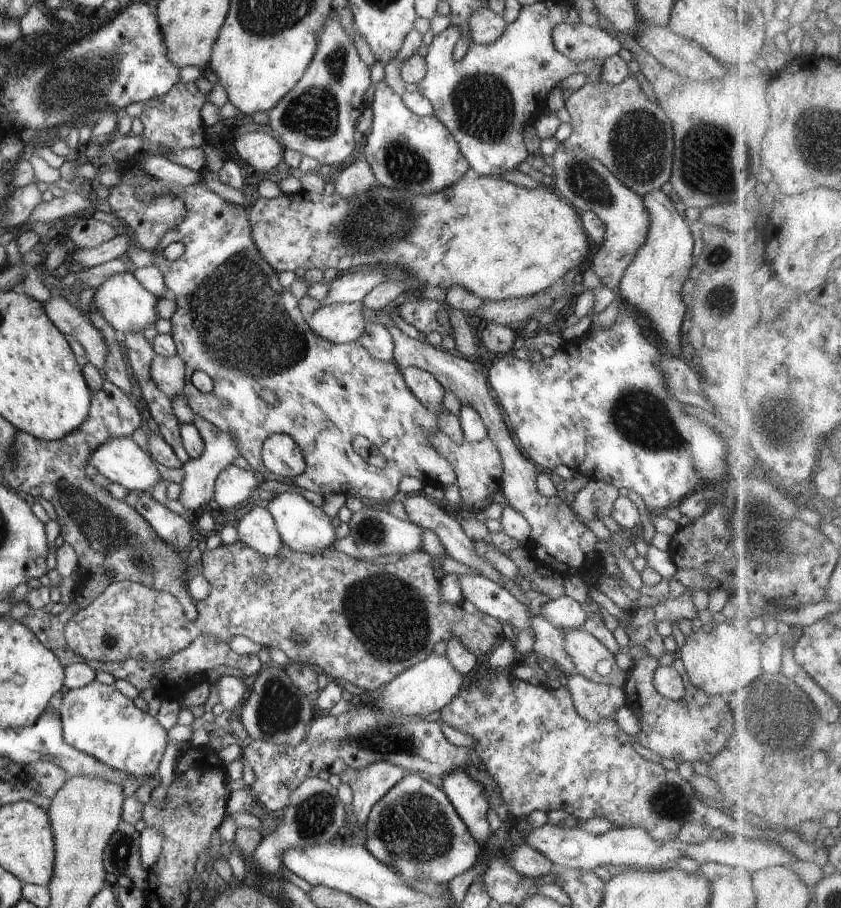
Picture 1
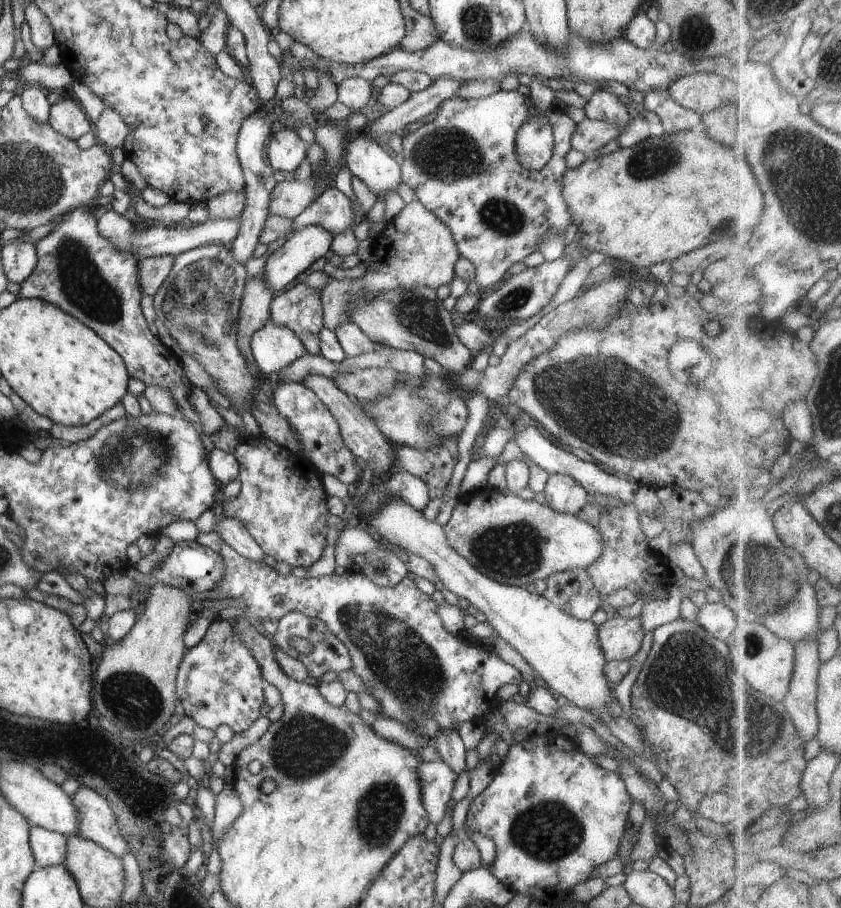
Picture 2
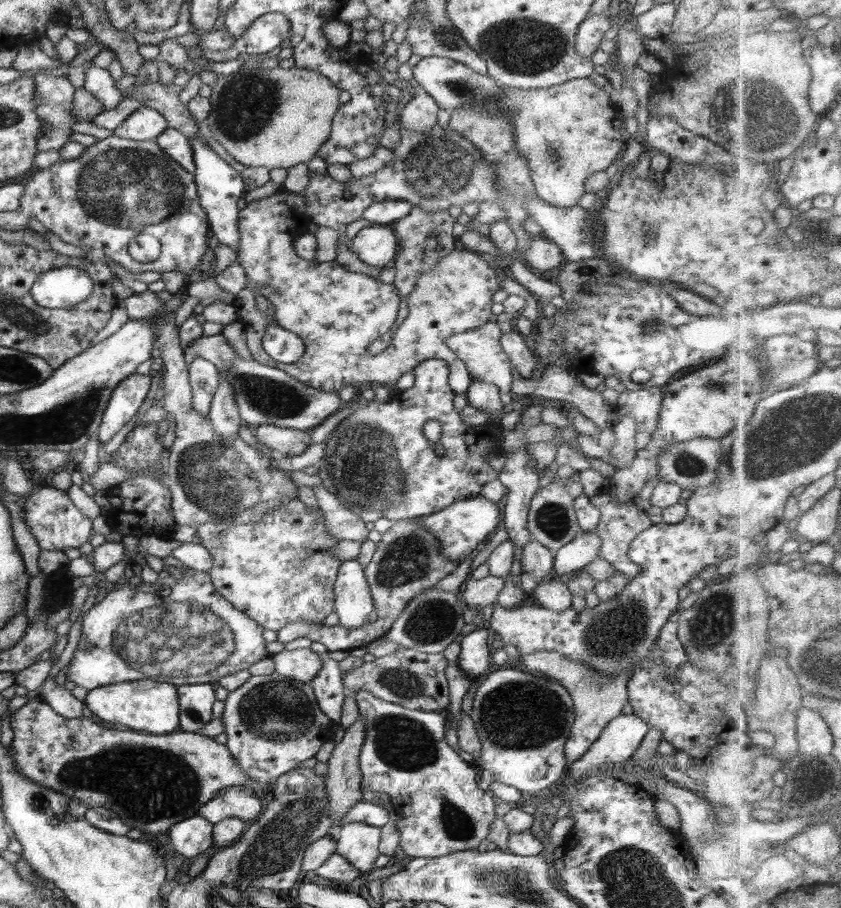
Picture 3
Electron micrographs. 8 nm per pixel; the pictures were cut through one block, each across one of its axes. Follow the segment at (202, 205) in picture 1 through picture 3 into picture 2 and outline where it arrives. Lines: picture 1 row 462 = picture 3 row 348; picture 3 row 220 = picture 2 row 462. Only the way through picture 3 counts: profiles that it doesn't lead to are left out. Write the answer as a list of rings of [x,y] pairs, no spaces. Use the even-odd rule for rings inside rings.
[[[262,434],[241,439],[234,450],[234,456],[239,464],[241,489],[236,498],[229,499],[230,501],[225,498],[222,504],[223,516],[241,520],[266,556],[272,556],[275,561],[286,562],[288,566],[312,569],[313,565],[322,558],[330,528],[326,515],[328,514],[327,494],[322,486],[318,469],[304,456],[278,446]]]

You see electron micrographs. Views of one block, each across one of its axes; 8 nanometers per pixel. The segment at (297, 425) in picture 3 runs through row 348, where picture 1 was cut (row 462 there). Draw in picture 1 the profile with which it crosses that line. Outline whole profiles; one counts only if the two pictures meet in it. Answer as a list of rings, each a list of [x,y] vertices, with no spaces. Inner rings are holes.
[[[195,415],[192,424],[198,429],[204,446],[200,458],[190,459],[181,466],[184,468],[185,475],[178,499],[187,511],[195,511],[198,507],[202,507],[212,500],[218,475],[240,456],[236,439],[231,432],[214,426],[200,415]]]

